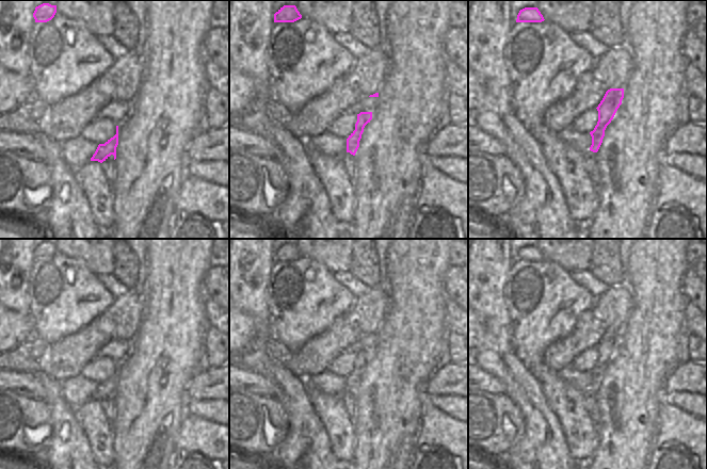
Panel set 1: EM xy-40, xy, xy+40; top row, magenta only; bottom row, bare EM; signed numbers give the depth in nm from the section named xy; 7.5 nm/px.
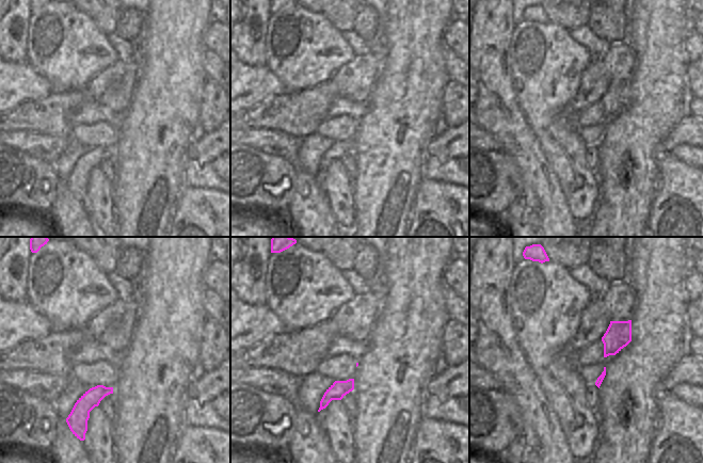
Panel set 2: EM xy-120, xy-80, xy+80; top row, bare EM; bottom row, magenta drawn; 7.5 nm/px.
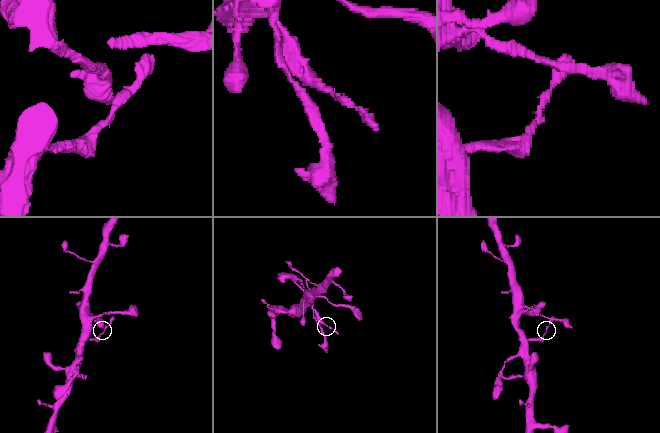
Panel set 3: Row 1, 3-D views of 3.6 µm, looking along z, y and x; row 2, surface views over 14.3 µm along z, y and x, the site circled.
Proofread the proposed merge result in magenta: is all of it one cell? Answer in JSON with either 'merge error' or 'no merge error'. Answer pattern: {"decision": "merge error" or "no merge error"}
{"decision": "merge error"}

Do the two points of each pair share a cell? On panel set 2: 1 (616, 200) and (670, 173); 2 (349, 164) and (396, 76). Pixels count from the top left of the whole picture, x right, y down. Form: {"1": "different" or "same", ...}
{"1": "different", "2": "different"}

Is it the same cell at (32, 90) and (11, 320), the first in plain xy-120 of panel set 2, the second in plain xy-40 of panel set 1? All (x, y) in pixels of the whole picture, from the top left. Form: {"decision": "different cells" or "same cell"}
{"decision": "same cell"}

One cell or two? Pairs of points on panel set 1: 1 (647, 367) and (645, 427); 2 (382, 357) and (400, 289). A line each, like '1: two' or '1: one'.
1: one
2: one

